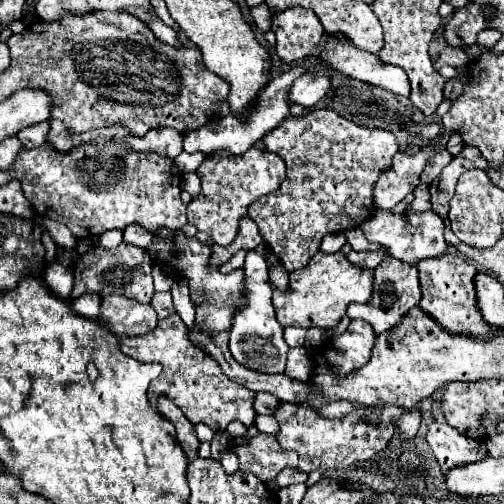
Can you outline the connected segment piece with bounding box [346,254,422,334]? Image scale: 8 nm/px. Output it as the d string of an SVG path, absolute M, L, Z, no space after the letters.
M386 254L380 262L380 266L376 266L374 270L374 290L372 290L372 298L368 300L368 304L350 304L346 310L348 318L362 318L368 324L372 324L374 332L380 334L382 330L390 330L392 326L396 326L400 322L400 318L414 306L418 306L422 296L420 290L420 282L418 282L418 270L416 266L408 264L408 262L400 262L396 258L392 258L390 254Z

